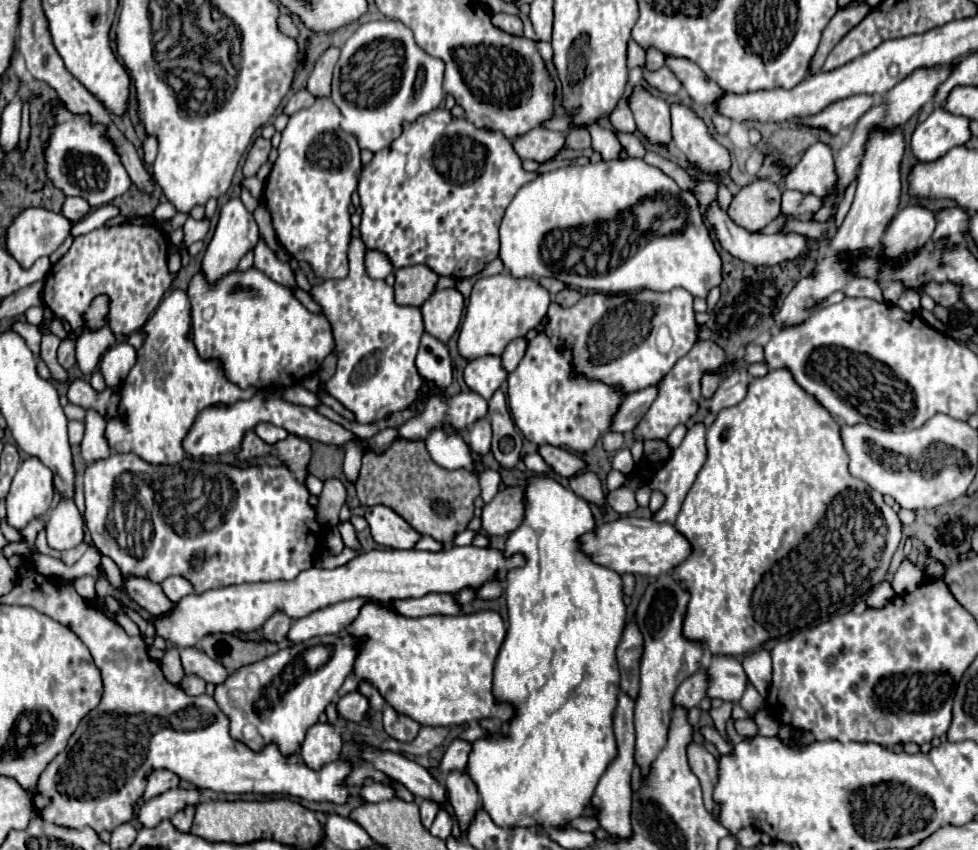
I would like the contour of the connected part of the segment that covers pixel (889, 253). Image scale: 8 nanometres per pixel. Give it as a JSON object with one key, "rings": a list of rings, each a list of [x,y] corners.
{"rings":[[[906,206],[892,218],[890,228],[880,244],[880,254],[886,258],[910,256],[926,244],[936,228],[936,212],[926,206]]]}

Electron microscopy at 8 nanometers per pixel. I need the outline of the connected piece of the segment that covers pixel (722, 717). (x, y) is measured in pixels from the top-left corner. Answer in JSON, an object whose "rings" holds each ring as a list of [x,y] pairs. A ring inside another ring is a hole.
{"rings":[[[723,702],[719,708],[711,708],[709,714],[714,722],[716,729],[722,737],[728,742],[728,737],[725,730],[727,720],[731,717],[733,702]]]}

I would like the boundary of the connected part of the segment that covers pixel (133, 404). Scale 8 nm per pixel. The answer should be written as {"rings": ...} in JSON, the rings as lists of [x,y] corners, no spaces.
{"rings":[[[172,290],[148,318],[142,332],[146,334],[146,340],[136,350],[136,364],[120,386],[118,414],[106,422],[106,440],[112,452],[134,452],[148,464],[176,464],[184,458],[186,452],[182,442],[204,408],[246,400],[246,396],[252,396],[254,390],[240,390],[226,378],[220,360],[206,360],[198,354],[190,338],[190,300],[184,290]]]}

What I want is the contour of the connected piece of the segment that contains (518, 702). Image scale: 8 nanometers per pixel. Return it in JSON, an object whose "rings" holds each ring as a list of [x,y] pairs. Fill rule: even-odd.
{"rings":[[[528,476],[524,486],[524,522],[508,536],[504,556],[512,558],[514,554],[522,554],[526,558],[524,566],[512,568],[506,572],[506,602],[508,602],[508,634],[500,648],[496,668],[494,668],[494,696],[498,702],[512,702],[516,708],[516,718],[510,722],[510,728],[506,734],[500,736],[488,736],[486,740],[476,740],[472,744],[470,760],[468,760],[468,774],[478,786],[478,792],[482,796],[482,806],[490,814],[490,817],[498,826],[528,826],[542,824],[546,830],[556,830],[560,826],[566,826],[570,818],[576,816],[592,816],[590,808],[590,796],[596,788],[596,782],[608,768],[608,764],[616,758],[616,740],[612,732],[612,714],[616,708],[616,694],[618,694],[618,664],[616,664],[616,648],[620,644],[624,626],[626,626],[626,606],[622,600],[622,576],[606,566],[600,566],[592,562],[592,558],[580,548],[580,536],[596,530],[596,518],[584,498],[580,498],[576,492],[564,488],[558,480],[552,476]]]}

